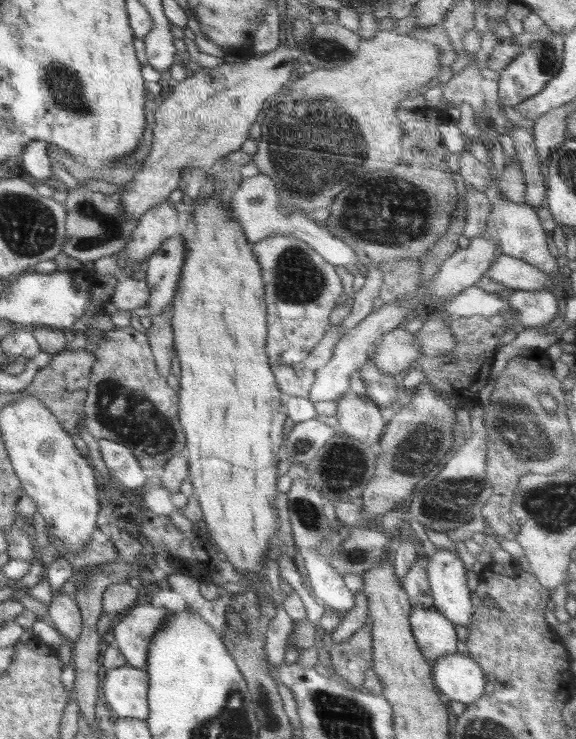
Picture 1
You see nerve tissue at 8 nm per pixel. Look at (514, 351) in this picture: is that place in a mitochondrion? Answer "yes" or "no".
no

